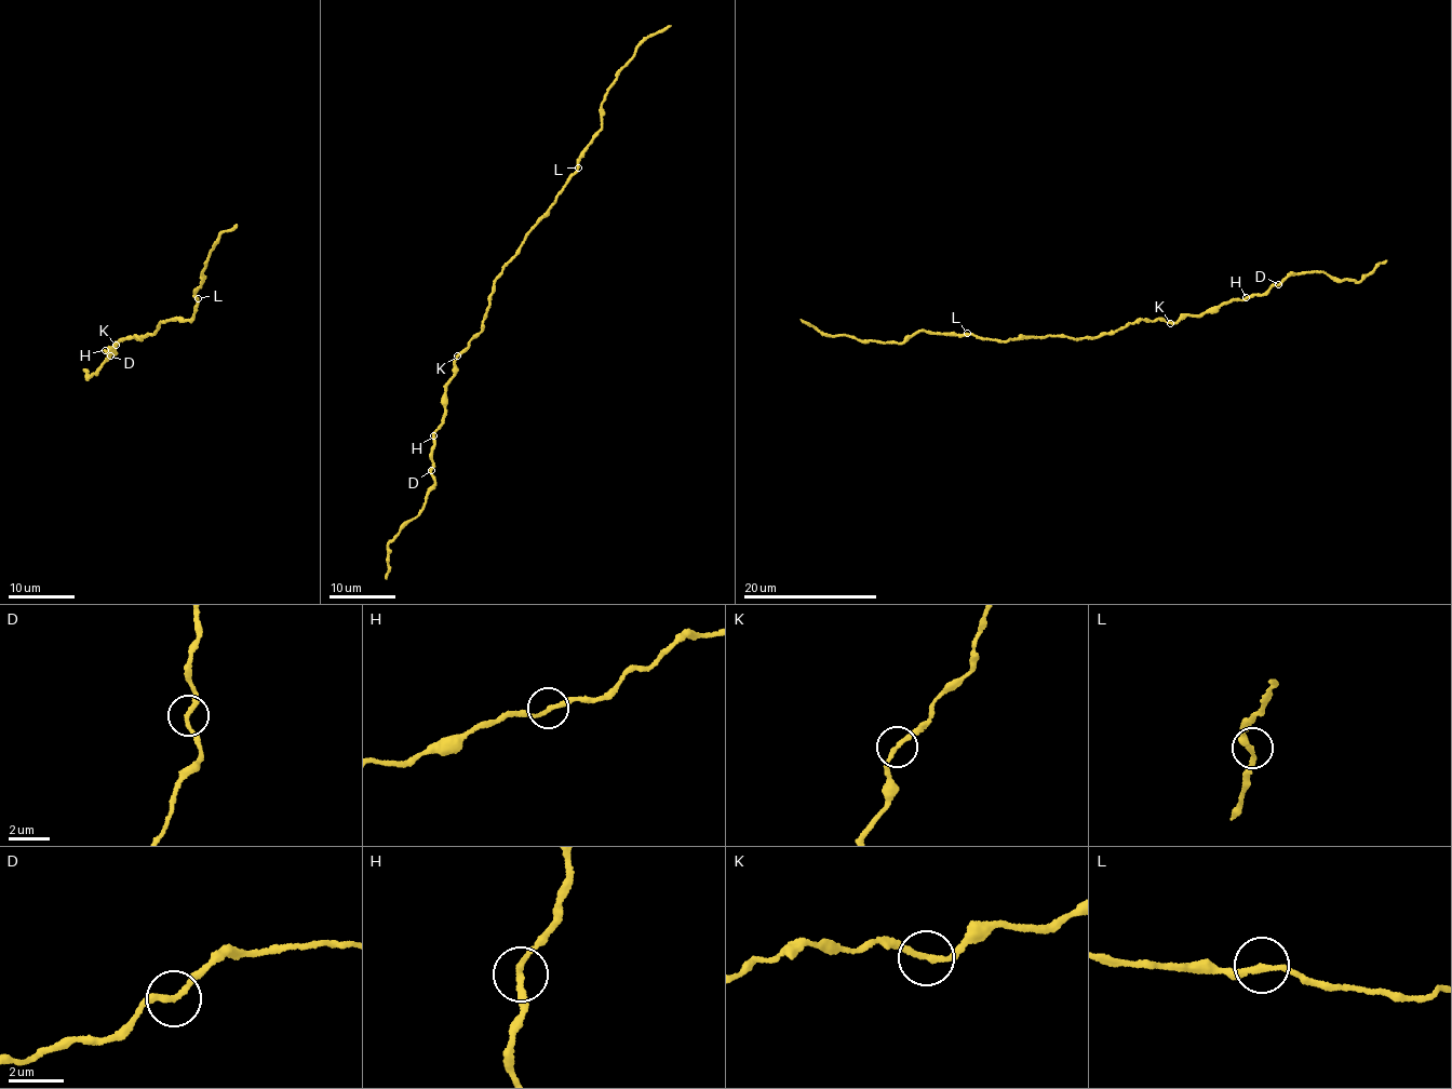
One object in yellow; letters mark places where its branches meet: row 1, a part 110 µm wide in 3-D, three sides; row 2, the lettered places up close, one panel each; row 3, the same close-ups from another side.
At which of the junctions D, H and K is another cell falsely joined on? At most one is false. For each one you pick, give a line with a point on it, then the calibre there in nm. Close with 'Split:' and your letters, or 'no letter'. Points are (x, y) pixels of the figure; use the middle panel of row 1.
Split: no letter

